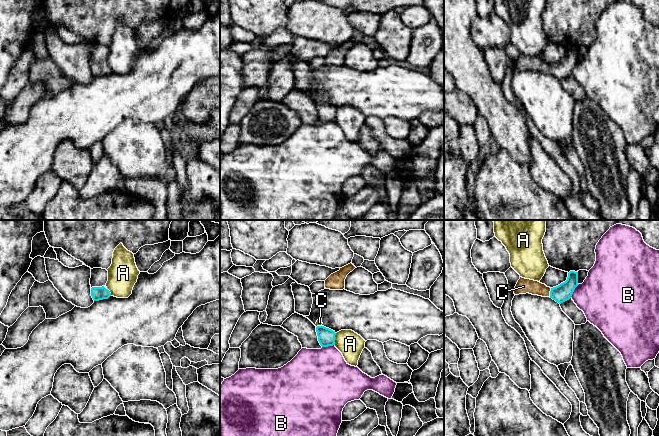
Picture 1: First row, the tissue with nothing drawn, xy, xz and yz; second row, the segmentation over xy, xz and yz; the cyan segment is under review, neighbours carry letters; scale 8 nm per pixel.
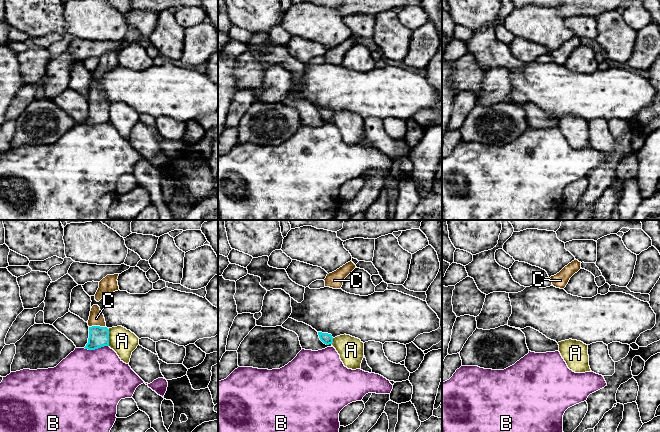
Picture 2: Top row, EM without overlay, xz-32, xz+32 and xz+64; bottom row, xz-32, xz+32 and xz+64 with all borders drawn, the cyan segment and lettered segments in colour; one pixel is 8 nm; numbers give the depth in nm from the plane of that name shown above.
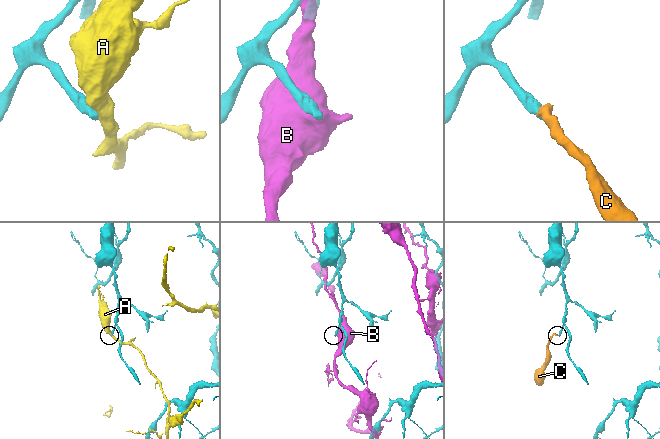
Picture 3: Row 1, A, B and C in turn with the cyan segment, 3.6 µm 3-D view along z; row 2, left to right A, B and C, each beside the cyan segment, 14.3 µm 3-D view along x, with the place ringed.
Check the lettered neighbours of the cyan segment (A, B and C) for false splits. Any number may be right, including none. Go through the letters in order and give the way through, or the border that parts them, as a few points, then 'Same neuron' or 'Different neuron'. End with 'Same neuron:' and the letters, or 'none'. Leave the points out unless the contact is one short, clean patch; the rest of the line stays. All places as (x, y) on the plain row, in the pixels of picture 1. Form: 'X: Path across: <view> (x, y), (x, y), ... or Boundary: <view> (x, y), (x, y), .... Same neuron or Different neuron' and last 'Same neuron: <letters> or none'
A: Different neuron
B: Different neuron
C: Path across: yz (563, 68), (550, 68), (530, 62), (523, 62). Same neuron
Same neuron: C

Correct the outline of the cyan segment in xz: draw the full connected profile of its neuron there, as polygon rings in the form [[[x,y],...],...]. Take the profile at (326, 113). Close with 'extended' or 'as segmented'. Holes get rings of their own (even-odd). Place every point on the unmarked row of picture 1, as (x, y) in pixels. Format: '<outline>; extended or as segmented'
[[[319,94],[315,100],[318,117],[322,123],[335,121],[335,107],[326,104],[322,101],[322,95]]]; extended

